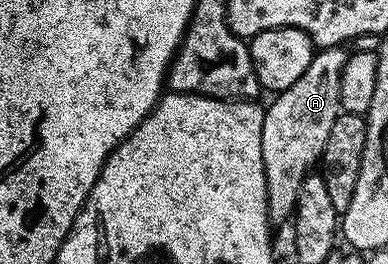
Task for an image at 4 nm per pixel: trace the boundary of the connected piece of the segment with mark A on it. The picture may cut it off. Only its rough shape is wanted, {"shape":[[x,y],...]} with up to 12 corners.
{"shape":[[320,48],[264,110],[268,221],[295,215],[340,115],[345,51]]}

